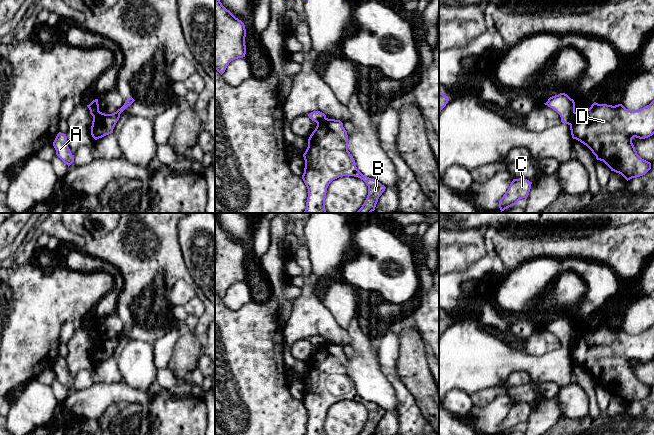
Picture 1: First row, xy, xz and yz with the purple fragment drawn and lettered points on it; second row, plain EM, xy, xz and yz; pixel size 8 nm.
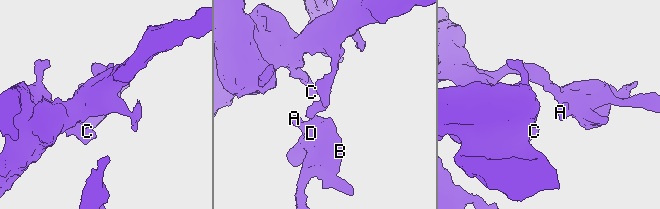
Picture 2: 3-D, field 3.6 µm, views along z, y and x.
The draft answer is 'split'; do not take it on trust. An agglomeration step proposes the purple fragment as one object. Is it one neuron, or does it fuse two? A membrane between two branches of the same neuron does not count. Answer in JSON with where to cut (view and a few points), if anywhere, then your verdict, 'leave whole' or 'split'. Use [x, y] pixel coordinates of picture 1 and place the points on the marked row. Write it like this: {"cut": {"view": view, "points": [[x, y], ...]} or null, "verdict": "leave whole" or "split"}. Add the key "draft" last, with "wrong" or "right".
{"cut": {"view": "yz", "points": [[575, 112], [569, 124]]}, "verdict": "split", "draft": "right"}

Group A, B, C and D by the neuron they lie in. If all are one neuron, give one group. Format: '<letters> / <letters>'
A B D / C

